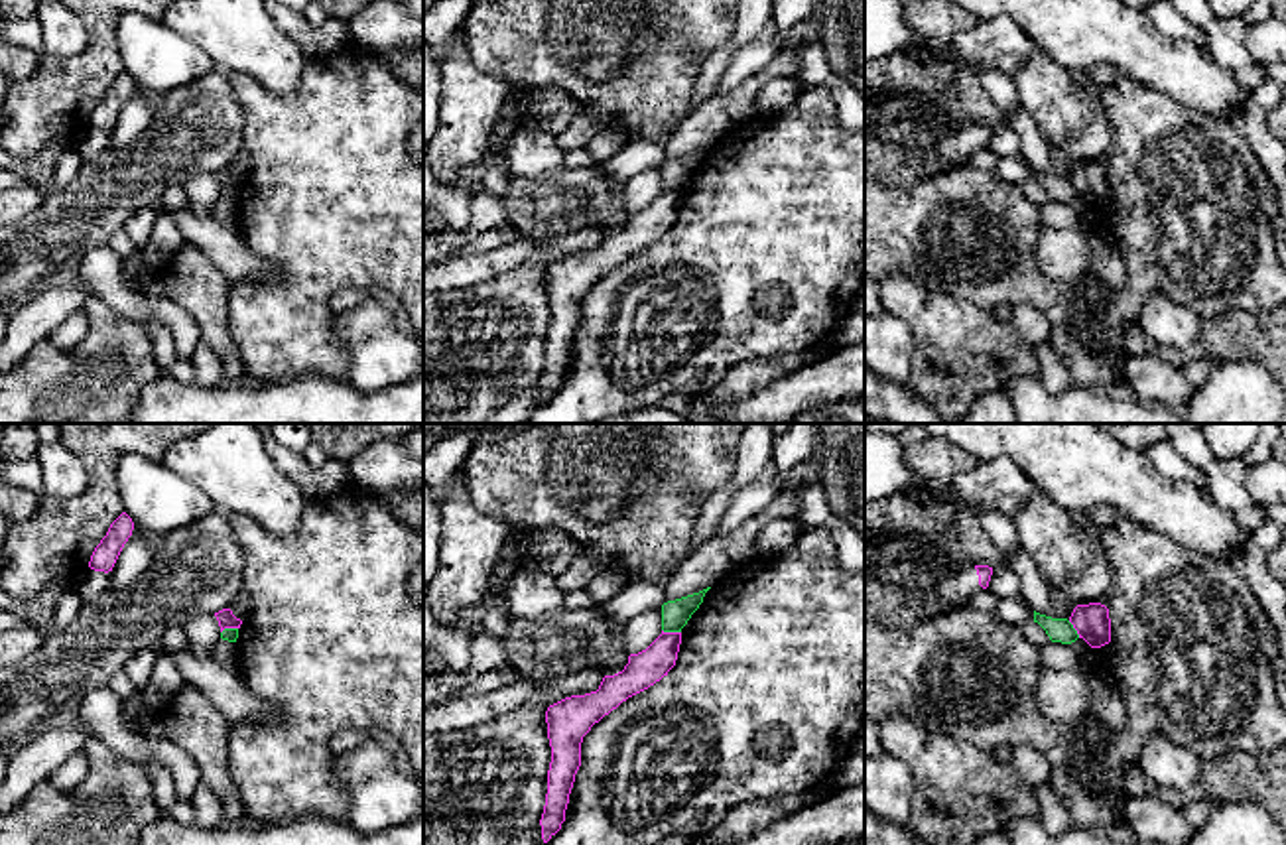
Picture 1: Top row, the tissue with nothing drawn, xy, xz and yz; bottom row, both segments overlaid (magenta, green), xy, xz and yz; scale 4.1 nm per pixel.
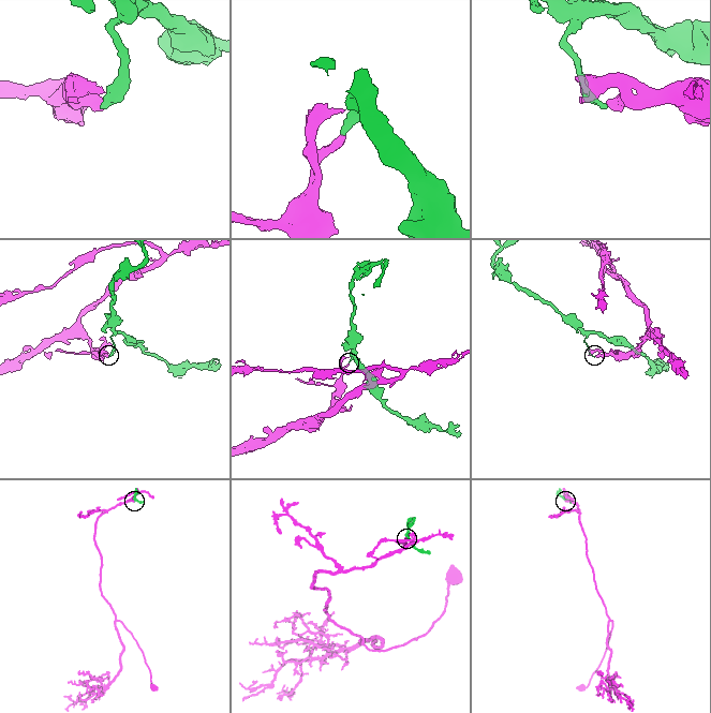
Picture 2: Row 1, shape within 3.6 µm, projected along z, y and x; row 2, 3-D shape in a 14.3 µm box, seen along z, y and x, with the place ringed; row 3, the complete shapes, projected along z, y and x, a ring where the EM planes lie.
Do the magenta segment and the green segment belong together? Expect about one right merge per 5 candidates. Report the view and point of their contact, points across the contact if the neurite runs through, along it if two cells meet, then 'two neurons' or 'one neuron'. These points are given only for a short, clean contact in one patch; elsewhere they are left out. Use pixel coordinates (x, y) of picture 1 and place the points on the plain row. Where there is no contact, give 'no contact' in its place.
contact xz (672, 192); border xz (662, 188), (680, 192); two neurons

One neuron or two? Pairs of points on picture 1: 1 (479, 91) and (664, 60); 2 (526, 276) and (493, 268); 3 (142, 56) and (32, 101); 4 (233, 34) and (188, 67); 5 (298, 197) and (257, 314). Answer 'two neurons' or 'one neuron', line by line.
1: two neurons
2: two neurons
3: two neurons
4: two neurons
5: one neuron

